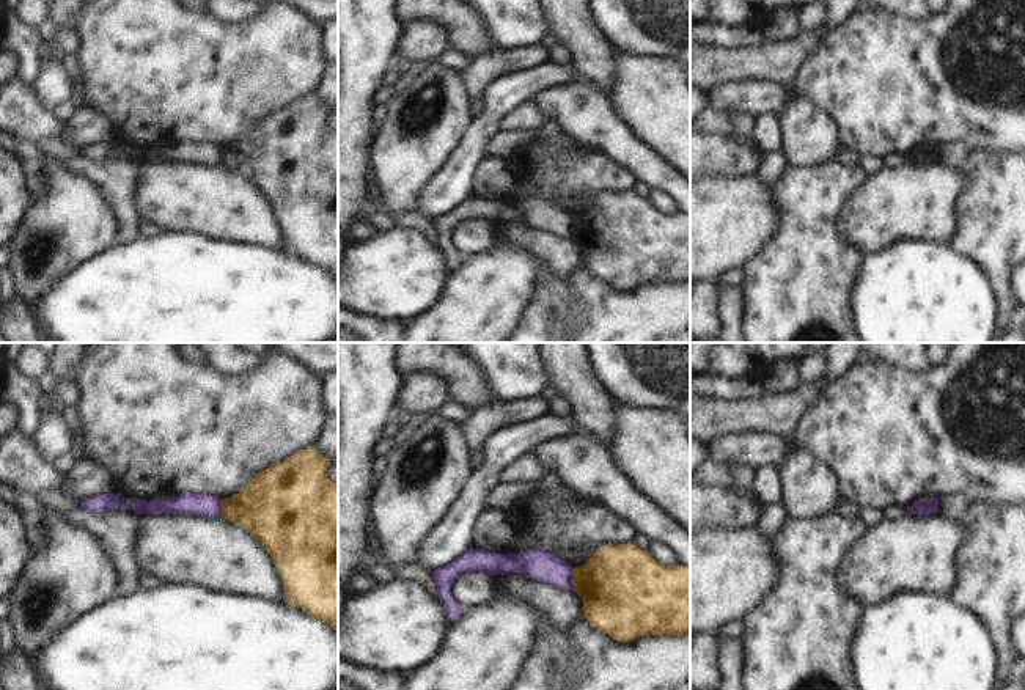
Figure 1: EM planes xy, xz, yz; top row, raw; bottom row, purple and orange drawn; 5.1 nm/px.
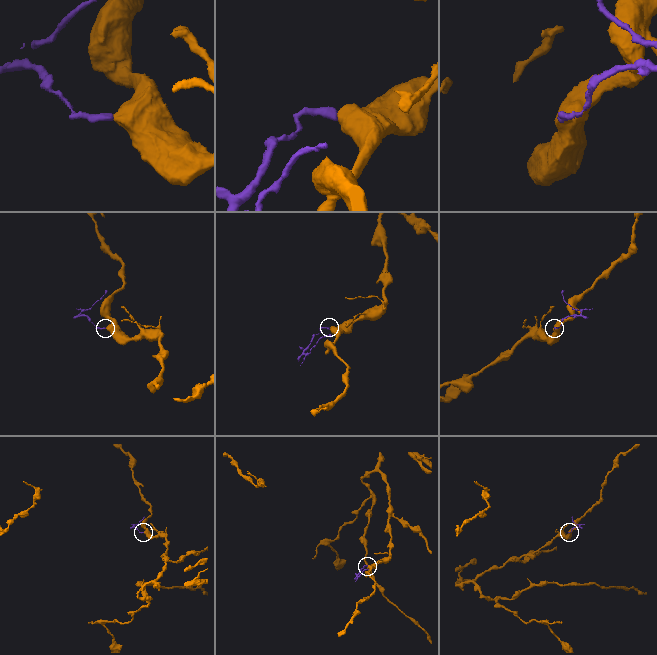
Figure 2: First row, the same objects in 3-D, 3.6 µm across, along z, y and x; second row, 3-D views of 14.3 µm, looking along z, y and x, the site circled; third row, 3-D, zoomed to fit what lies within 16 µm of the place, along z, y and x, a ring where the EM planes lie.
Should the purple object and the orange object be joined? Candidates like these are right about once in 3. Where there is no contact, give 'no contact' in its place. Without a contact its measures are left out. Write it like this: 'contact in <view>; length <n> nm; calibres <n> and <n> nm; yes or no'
contact in xz; length 110 nm; calibres 160 and 400 nm; no

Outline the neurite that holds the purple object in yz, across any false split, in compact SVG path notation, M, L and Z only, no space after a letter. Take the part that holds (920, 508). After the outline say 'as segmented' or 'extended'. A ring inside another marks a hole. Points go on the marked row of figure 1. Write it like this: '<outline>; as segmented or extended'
M926 497L924 501L915 501L912 506L907 506L909 514L928 516L939 512L939 501L934 497Z; as segmented

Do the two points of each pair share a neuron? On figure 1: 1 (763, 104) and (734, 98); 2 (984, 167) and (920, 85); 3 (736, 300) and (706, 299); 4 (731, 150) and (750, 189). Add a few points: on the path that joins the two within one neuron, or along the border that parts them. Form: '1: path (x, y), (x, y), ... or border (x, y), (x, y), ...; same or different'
1: path (756, 98), (741, 98); same
2: border (972, 148), (1008, 154); different
3: border (717, 288), (717, 311), (723, 326); different
4: border (755, 175), (712, 176), (708, 179); different

